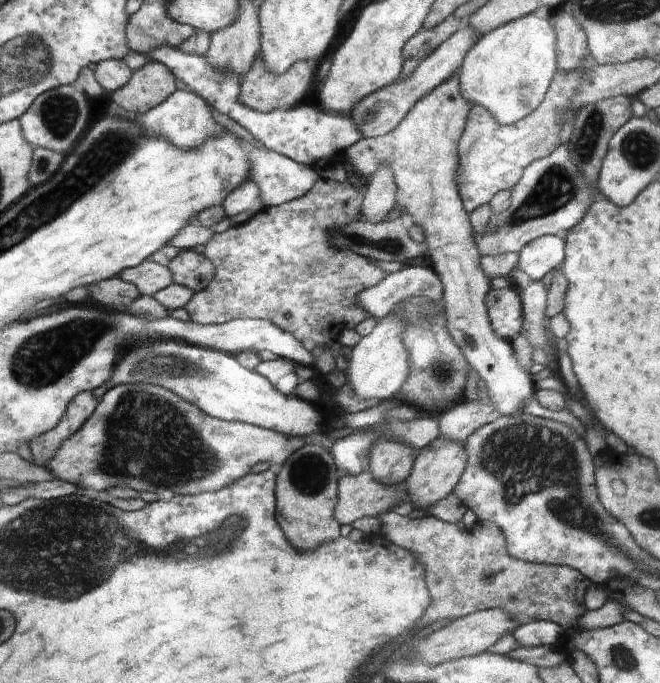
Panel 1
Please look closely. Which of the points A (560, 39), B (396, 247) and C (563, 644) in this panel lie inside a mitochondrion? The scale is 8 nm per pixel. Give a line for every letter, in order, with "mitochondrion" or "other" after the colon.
A: other
B: mitochondrion
C: other

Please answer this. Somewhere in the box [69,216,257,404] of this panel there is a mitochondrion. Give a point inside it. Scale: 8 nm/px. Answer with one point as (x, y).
(165, 369)

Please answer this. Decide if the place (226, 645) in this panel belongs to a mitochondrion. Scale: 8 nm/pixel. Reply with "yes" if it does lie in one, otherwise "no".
no

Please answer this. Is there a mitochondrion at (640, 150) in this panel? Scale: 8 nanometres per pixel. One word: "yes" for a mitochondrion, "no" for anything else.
yes

